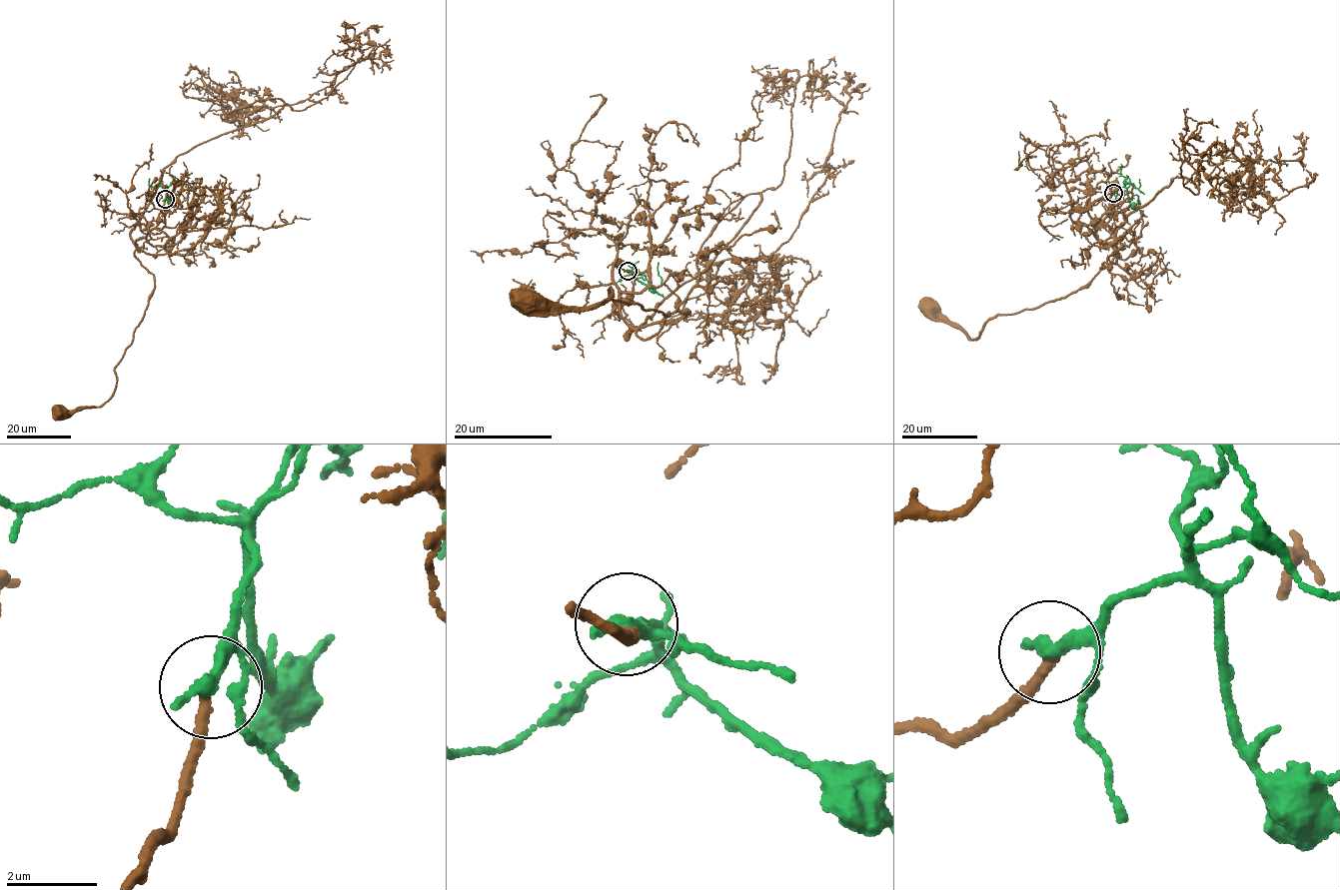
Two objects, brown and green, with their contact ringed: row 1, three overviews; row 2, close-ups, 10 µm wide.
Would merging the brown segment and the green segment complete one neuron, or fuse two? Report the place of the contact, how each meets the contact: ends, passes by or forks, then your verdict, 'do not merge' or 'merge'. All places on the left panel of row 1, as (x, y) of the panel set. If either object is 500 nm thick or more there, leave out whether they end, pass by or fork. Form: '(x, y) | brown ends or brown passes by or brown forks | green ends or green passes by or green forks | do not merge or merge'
(165, 199) | brown ends | green ends | merge

